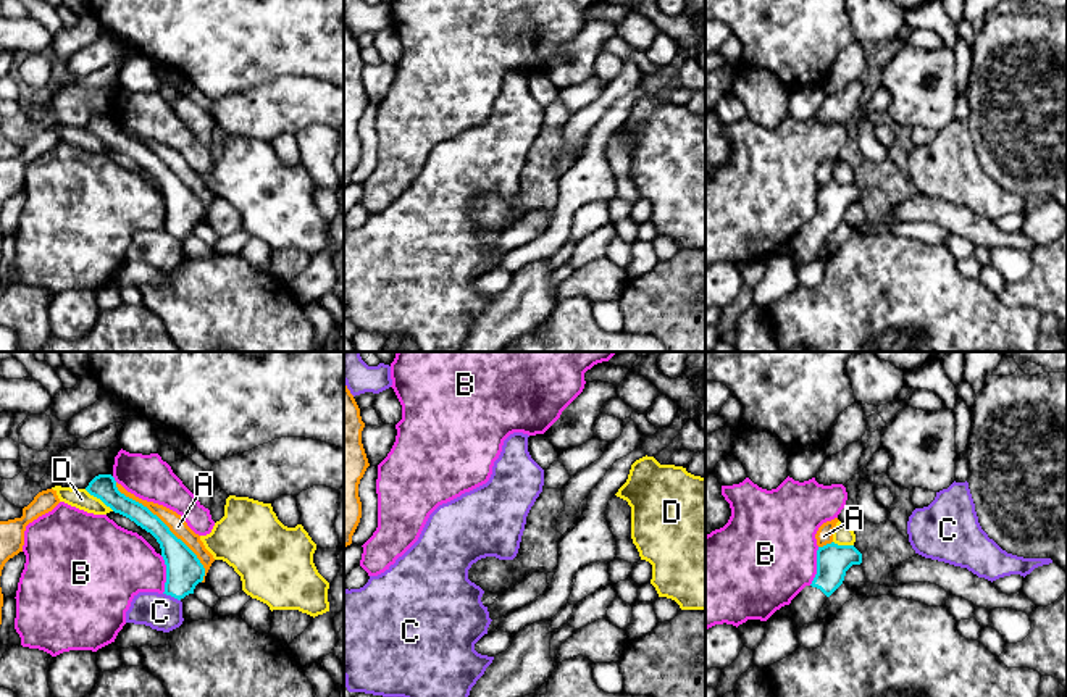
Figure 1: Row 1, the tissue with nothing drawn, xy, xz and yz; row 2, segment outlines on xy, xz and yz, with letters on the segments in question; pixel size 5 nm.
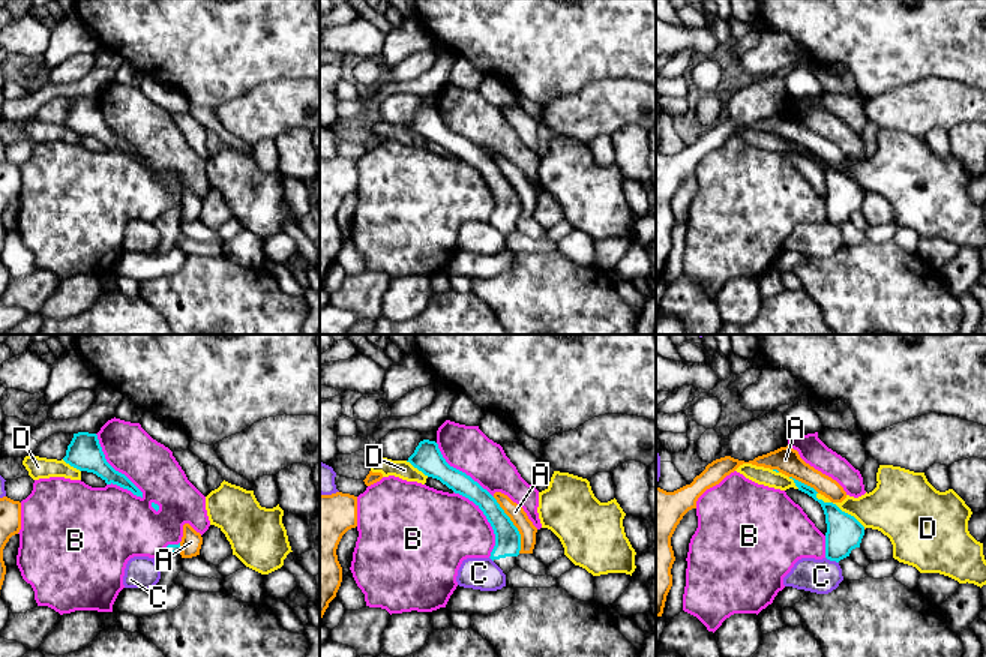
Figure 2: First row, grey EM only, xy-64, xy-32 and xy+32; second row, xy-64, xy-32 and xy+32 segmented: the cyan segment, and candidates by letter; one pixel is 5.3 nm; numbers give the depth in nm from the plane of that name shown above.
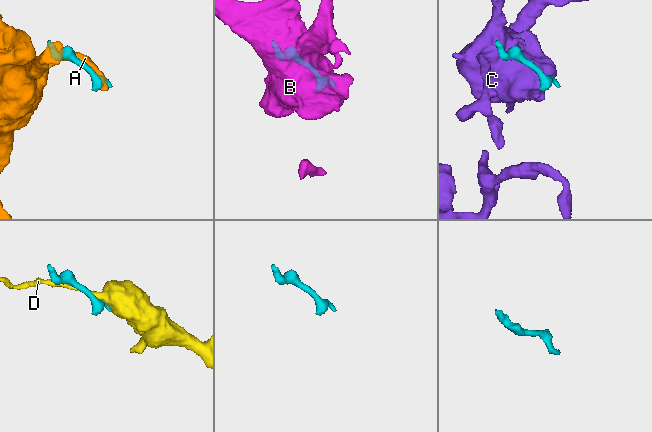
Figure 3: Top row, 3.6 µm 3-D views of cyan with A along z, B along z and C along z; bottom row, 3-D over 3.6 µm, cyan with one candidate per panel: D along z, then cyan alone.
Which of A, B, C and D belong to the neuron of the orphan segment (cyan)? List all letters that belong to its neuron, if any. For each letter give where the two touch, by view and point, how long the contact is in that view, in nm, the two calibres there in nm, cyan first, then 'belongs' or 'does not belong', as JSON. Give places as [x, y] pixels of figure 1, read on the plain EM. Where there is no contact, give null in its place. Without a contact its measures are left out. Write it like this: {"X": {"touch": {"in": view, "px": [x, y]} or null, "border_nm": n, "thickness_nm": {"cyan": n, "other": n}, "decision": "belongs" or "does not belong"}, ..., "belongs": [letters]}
{"A": {"touch": {"in": "xy", "px": [167, 165]}, "border_nm": 650, "thickness_nm": {"cyan": 180, "other": 90}, "decision": "does not belong"}, "B": {"touch": {"in": "xy", "px": [167, 213]}, "border_nm": 190, "thickness_nm": {"cyan": 180, "other": 340}, "decision": "does not belong"}, "C": {"touch": {"in": "xy", "px": [171, 234]}, "border_nm": 100, "thickness_nm": {"cyan": 180, "other": 180}, "decision": "does not belong"}, "D": {"touch": {"in": "xy", "px": [99, 136]}, "border_nm": 190, "thickness_nm": {"cyan": 130, "other": 100}, "decision": "does not belong"}, "belongs": []}

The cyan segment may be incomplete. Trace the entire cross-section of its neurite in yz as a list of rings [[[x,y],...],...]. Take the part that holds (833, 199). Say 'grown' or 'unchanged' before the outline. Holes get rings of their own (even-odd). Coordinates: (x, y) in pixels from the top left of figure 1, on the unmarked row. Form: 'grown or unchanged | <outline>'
grown | [[[835,181],[818,186],[817,213],[793,239],[793,263],[796,269],[818,260],[818,250],[826,237],[843,223],[846,210],[862,202],[862,192],[854,184]]]

